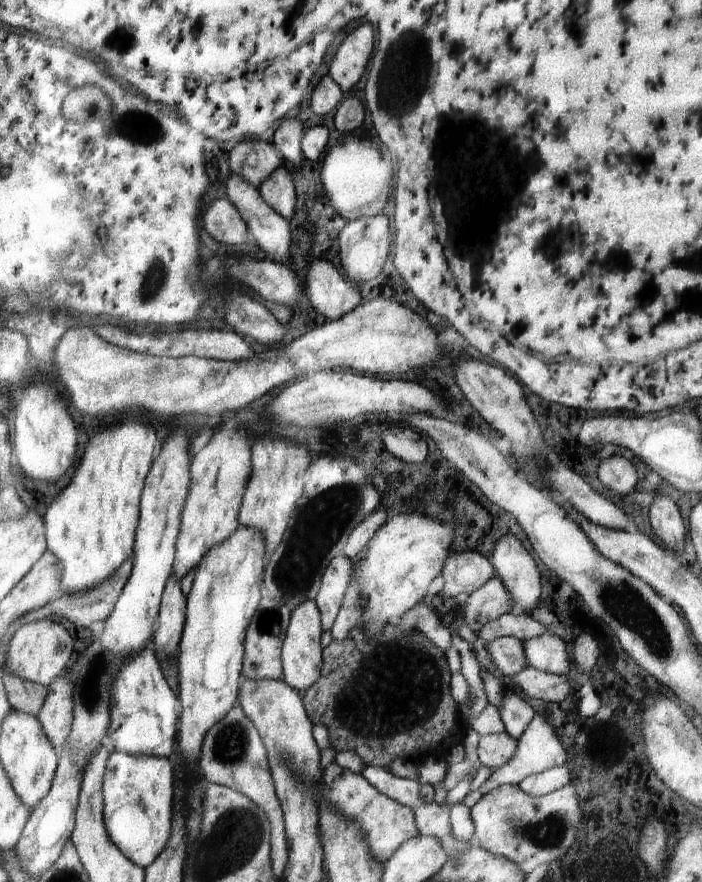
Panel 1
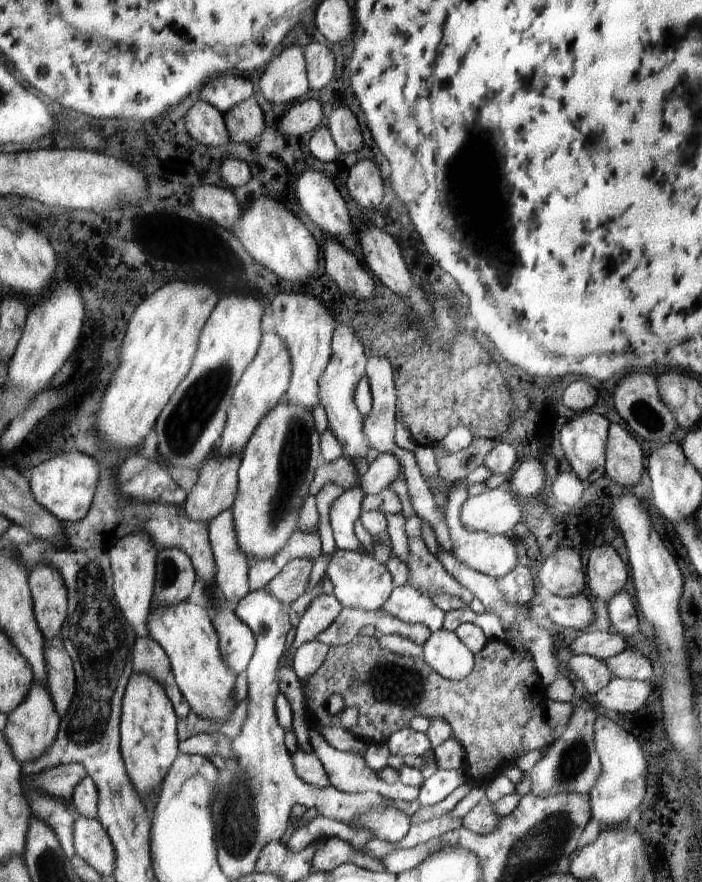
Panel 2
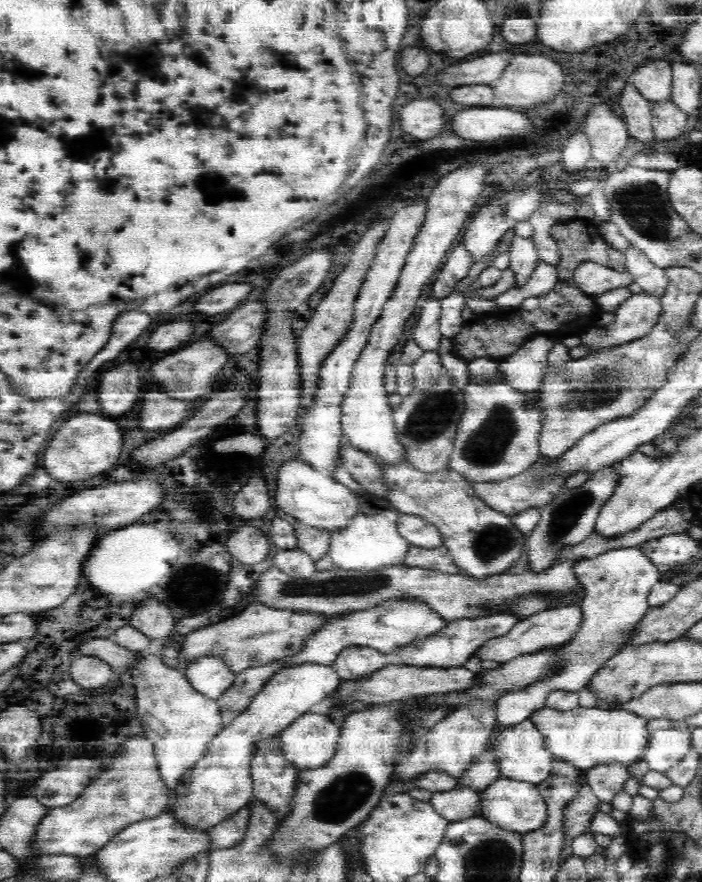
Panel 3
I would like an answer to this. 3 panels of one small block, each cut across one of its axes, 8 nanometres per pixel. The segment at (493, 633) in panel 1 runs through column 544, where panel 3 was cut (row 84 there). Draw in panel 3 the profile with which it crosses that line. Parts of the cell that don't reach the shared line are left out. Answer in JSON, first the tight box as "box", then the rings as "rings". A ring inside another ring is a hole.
{"box":[620,81,655,143],"rings":[[[632,81],[621,92],[620,106],[624,112],[623,120],[629,136],[642,143],[654,142],[655,134],[651,119],[654,103],[639,93]]]}

